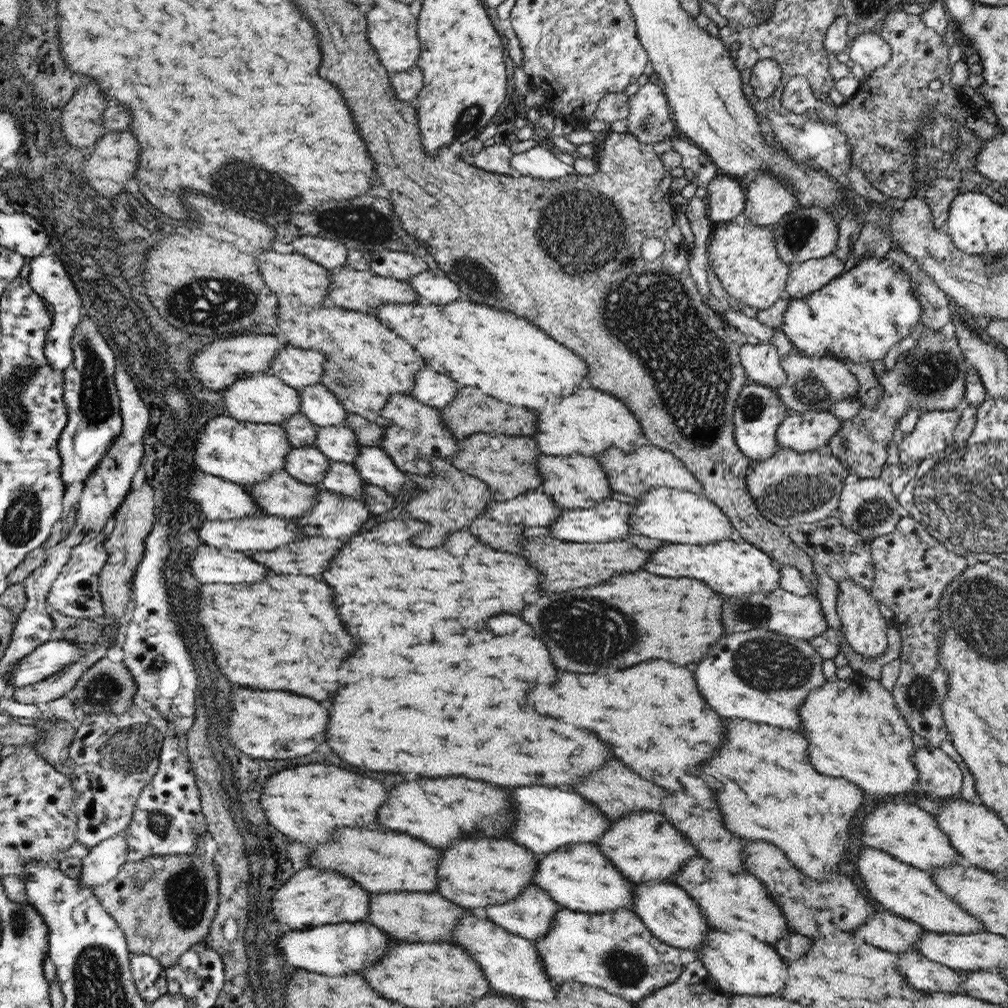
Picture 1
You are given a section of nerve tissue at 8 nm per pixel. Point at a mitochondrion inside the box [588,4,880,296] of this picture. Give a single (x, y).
(797, 232)

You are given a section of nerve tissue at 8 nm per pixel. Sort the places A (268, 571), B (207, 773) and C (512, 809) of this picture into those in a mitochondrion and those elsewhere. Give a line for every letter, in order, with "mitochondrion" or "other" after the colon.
A: other
B: other
C: other

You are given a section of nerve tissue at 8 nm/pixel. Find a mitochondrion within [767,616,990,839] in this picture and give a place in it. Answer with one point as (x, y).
(920, 694)

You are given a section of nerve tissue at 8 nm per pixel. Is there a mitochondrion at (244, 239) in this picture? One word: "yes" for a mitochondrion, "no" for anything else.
no

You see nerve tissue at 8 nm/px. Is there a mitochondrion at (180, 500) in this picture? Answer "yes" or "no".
no

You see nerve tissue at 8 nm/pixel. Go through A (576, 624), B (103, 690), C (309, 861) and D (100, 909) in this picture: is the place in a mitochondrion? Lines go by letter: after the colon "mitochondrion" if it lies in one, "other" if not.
A: mitochondrion
B: mitochondrion
C: other
D: other

